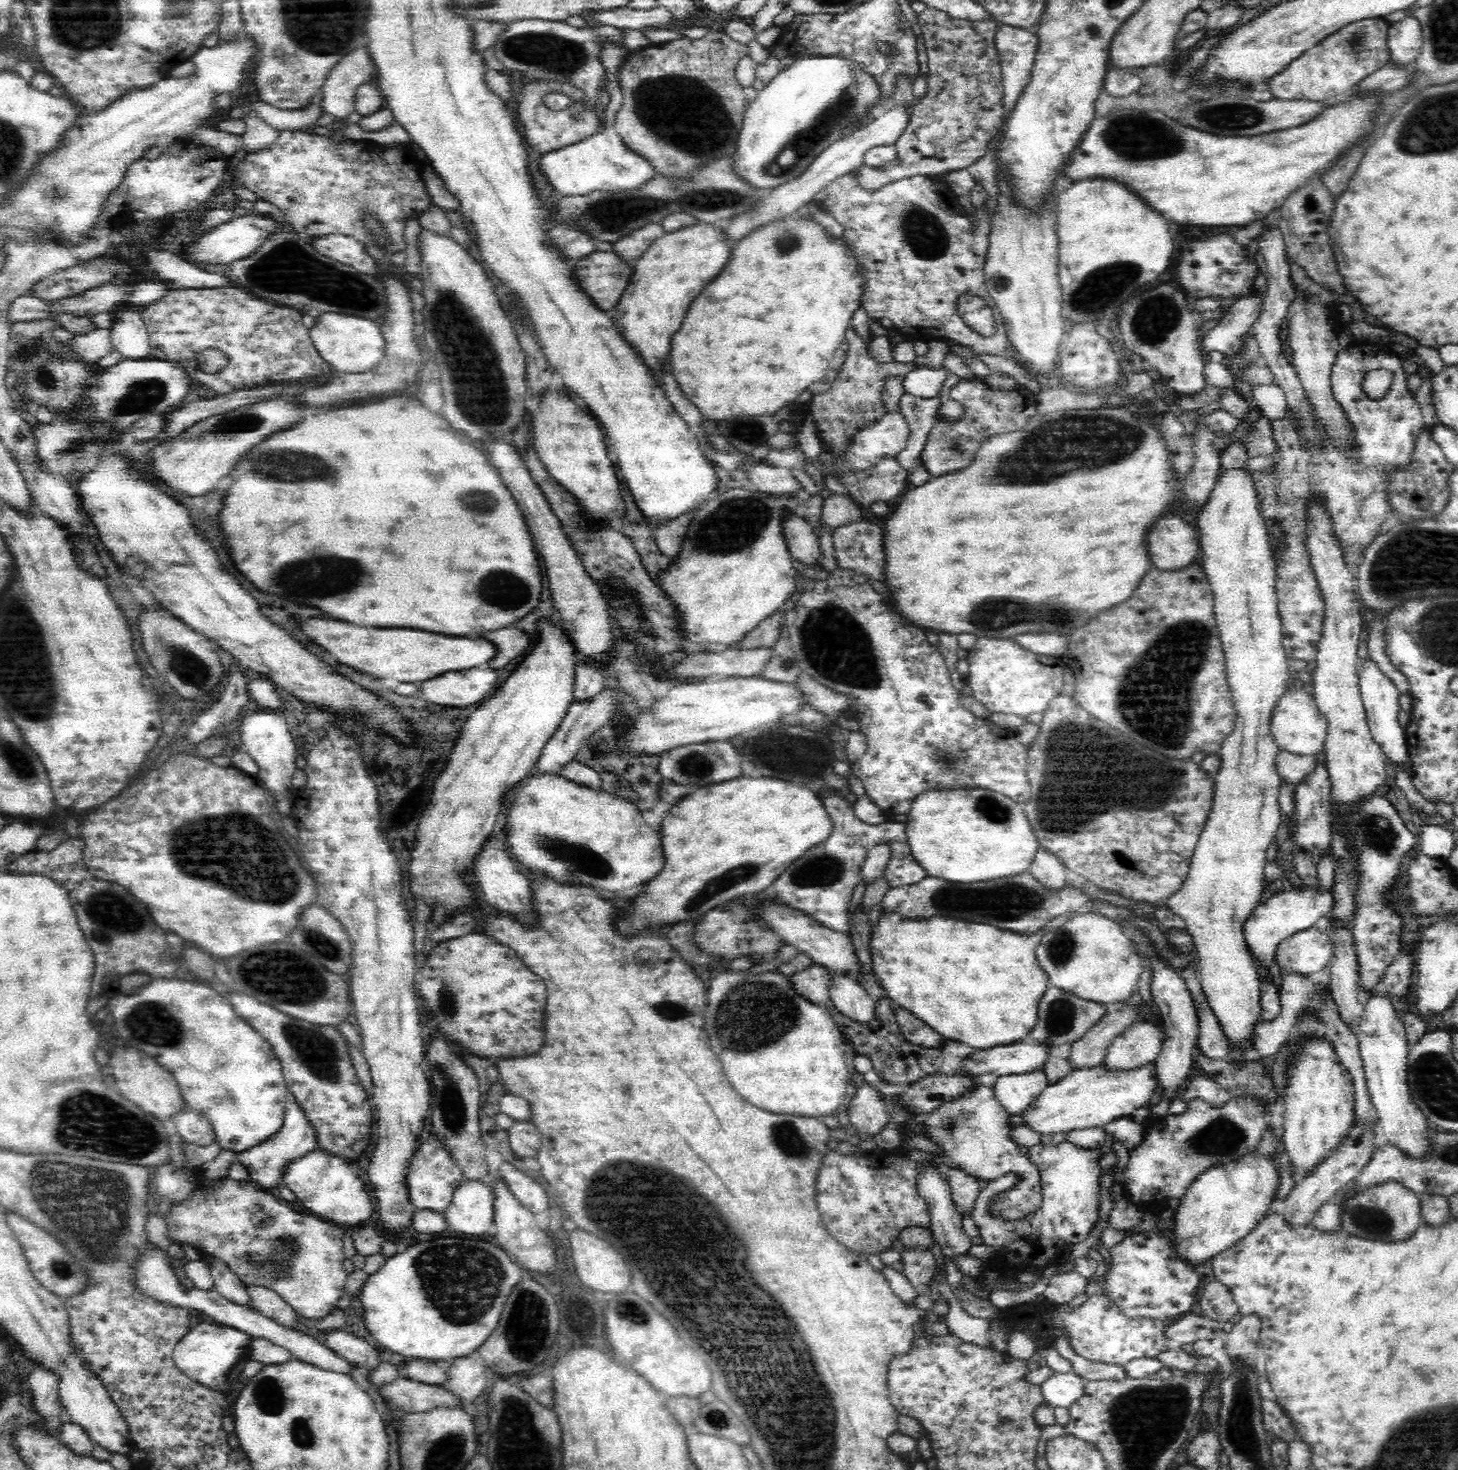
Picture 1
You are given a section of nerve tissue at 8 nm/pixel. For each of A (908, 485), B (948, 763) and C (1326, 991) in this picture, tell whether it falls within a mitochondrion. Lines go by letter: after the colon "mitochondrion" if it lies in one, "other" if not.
A: other
B: mitochondrion
C: other

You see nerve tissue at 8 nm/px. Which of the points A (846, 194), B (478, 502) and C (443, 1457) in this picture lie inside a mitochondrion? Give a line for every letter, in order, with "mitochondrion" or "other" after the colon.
A: other
B: mitochondrion
C: mitochondrion

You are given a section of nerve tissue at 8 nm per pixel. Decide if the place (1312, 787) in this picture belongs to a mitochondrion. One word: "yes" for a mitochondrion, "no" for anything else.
no

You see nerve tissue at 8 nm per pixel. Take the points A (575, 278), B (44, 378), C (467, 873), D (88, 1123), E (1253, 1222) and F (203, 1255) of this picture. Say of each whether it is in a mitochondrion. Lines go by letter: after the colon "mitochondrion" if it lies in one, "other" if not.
A: other
B: mitochondrion
C: other
D: mitochondrion
E: other
F: other

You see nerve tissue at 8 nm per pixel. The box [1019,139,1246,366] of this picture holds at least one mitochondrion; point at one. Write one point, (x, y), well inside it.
(1102, 288)

